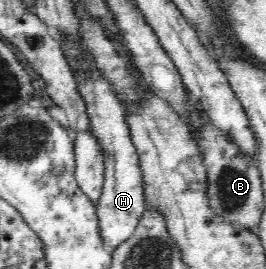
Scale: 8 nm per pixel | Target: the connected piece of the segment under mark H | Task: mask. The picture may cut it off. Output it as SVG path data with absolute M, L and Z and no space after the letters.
M84 45L82 56L84 57L80 57L80 60L84 60L84 64L88 67L82 68L81 72L74 70L73 65L69 65L69 67L73 69L78 91L86 104L91 131L98 138L105 157L105 182L103 183L102 197L98 199L96 206L102 243L108 250L113 251L126 239L132 237L147 207L144 198L143 173L122 103L116 98L110 82L104 78L102 72L98 71L95 58L86 45Z

